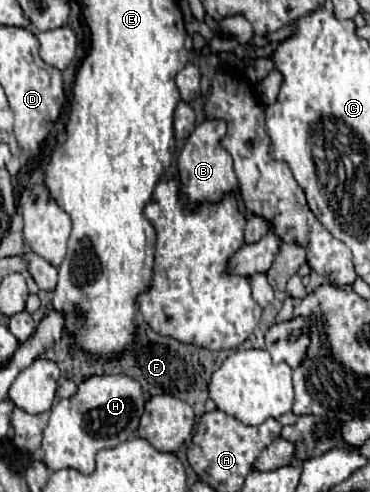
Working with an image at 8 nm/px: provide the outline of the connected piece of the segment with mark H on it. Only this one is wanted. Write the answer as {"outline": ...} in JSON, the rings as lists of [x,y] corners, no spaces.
{"outline":[[[103,374],[83,380],[77,384],[77,392],[71,398],[61,400],[51,410],[51,418],[43,432],[43,462],[51,470],[75,468],[83,474],[91,474],[99,450],[113,448],[135,436],[143,408],[145,392],[141,384],[127,374]]]}

